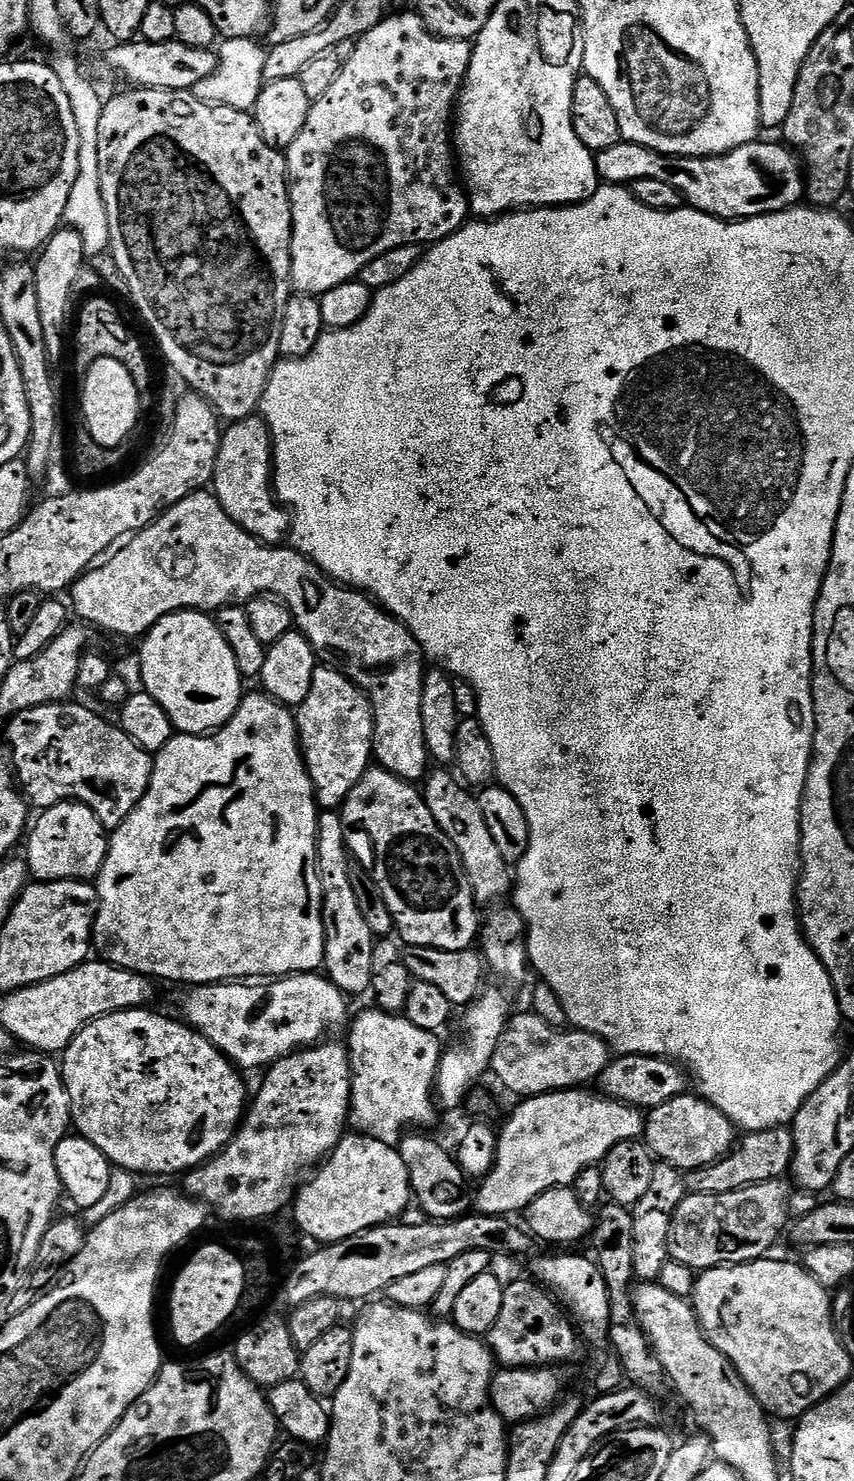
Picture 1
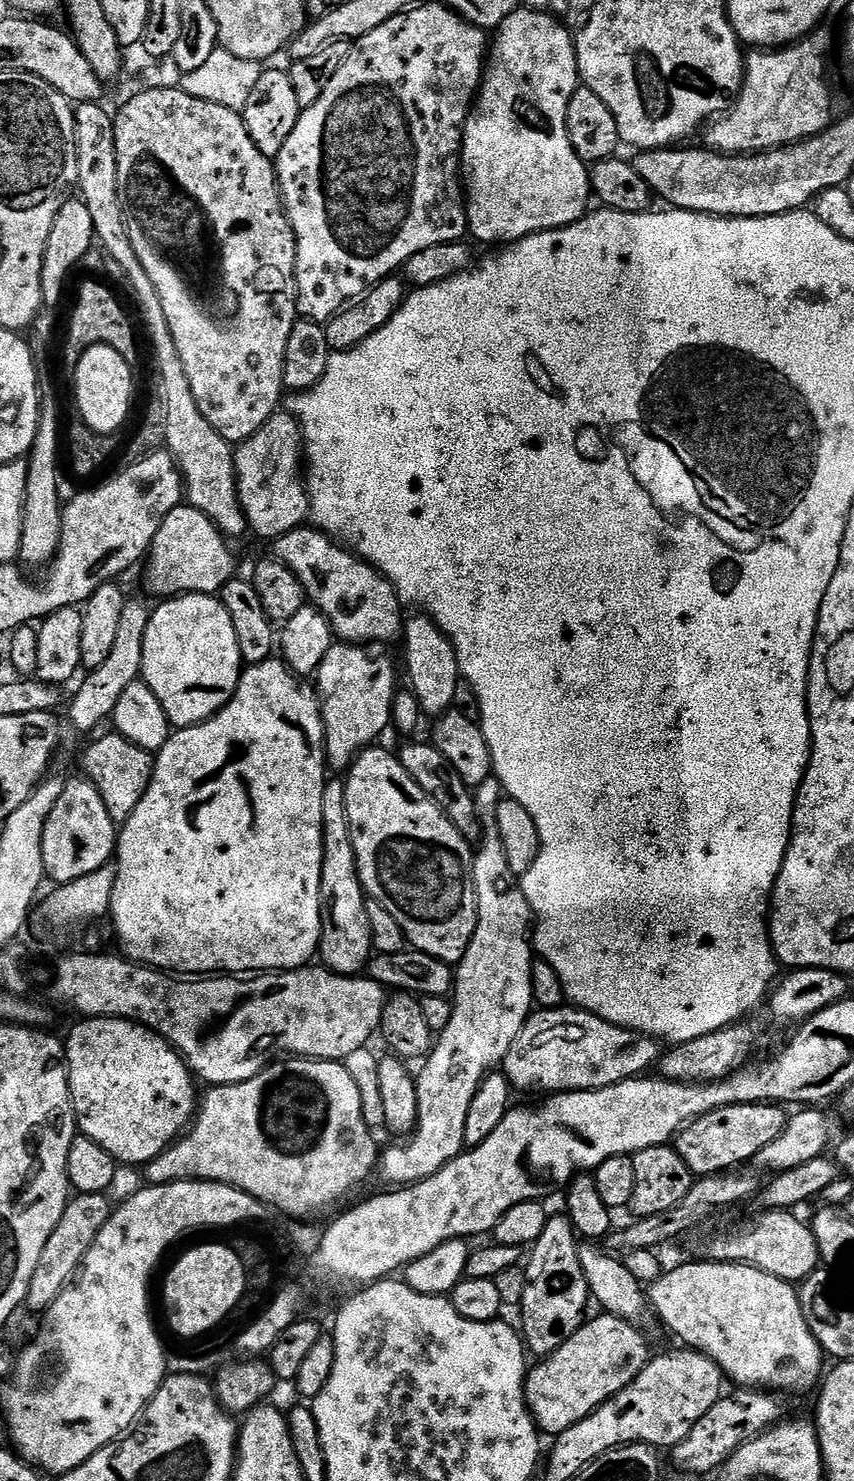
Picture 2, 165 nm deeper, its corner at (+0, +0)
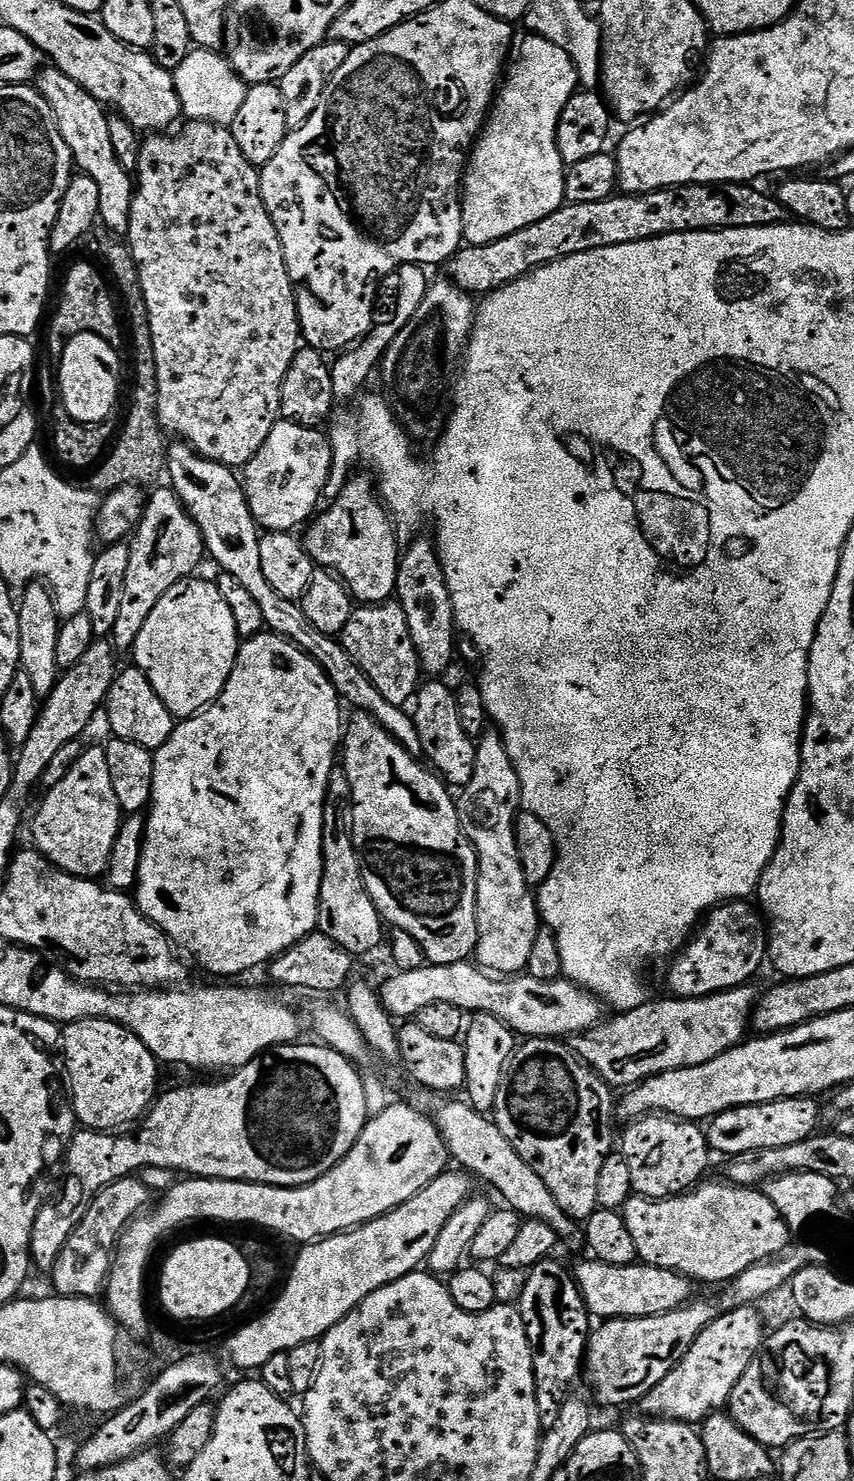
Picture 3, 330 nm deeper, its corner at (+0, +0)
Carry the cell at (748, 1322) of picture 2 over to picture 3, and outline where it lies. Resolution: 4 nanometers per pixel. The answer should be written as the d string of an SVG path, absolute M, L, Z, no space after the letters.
M587 1258L574 1268L582 1298L593 1317L601 1320L621 1320L623 1316L657 1316L672 1312L693 1299L693 1281L678 1272L655 1268L643 1262L614 1266Z

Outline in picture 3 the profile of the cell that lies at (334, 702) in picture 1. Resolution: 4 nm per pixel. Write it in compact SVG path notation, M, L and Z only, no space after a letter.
M399 602L353 607L350 622L346 622L342 633L342 643L350 650L350 658L366 670L370 682L378 686L378 694L386 702L404 706L415 697L422 683L420 659L410 636L410 622L406 622L406 610L402 610Z

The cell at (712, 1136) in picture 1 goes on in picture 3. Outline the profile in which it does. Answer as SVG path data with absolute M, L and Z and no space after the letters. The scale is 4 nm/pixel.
M795 1096L785 1100L775 1100L765 1104L747 1104L741 1108L731 1108L713 1116L706 1124L708 1147L713 1153L721 1152L724 1158L750 1154L758 1150L774 1150L778 1146L791 1146L794 1142L802 1142L806 1138L817 1135L820 1124L820 1108L811 1096Z

